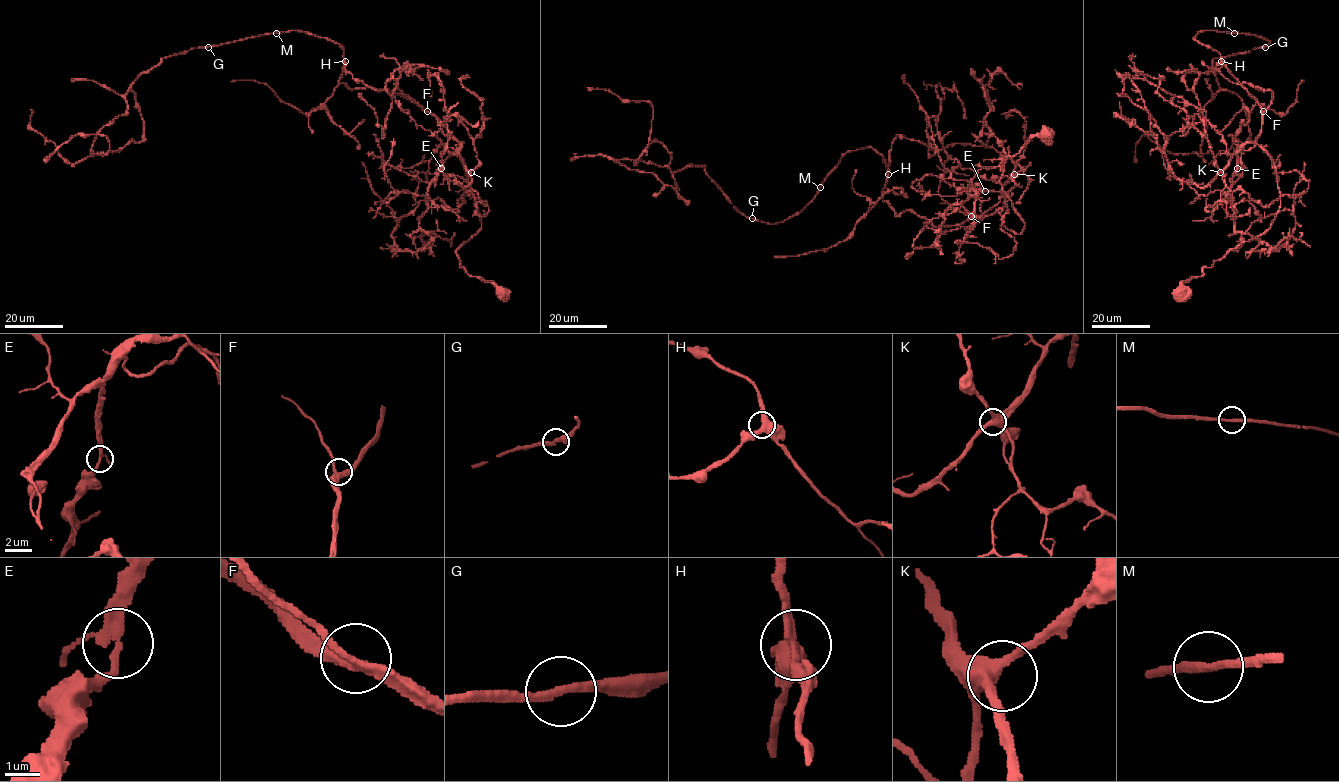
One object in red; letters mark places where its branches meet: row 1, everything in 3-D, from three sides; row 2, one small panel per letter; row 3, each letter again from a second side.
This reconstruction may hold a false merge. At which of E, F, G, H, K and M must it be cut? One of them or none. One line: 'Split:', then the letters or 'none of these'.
Split: none of these

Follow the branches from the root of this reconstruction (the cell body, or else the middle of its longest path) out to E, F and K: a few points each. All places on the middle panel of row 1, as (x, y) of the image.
E: (1047, 133), (1033, 136), (1003, 166), (999, 182), (1024, 223), (1020, 234), (1002, 223), (1005, 197), (985, 191)
F: (1047, 133), (1033, 136), (1003, 166), (999, 182), (1024, 223), (1022, 231), (1002, 223), (1002, 209), (971, 216)
K: (1047, 133), (1033, 136), (1003, 166), (1002, 190), (1024, 223), (1019, 234), (999, 212), (1002, 186), (1014, 174)

